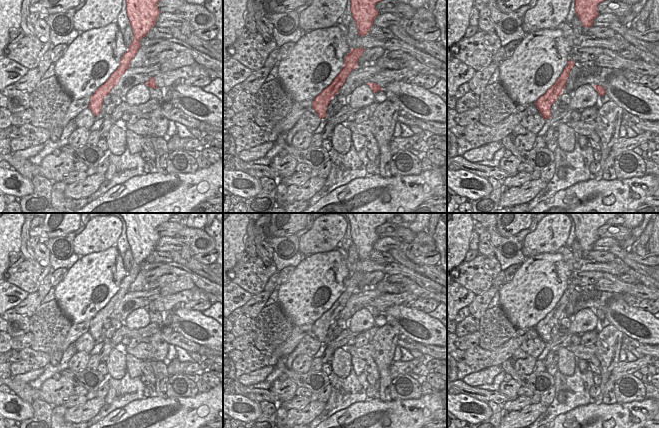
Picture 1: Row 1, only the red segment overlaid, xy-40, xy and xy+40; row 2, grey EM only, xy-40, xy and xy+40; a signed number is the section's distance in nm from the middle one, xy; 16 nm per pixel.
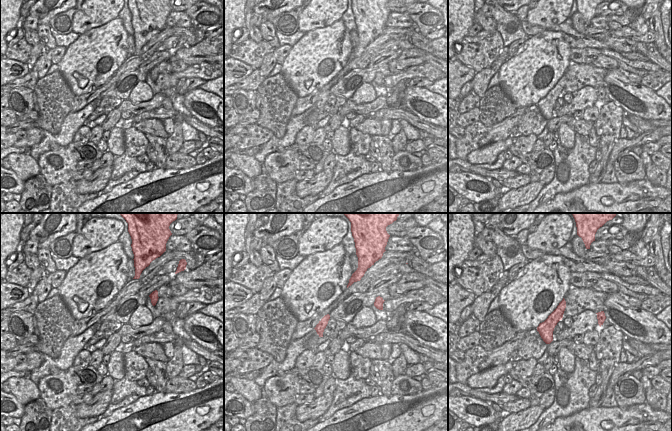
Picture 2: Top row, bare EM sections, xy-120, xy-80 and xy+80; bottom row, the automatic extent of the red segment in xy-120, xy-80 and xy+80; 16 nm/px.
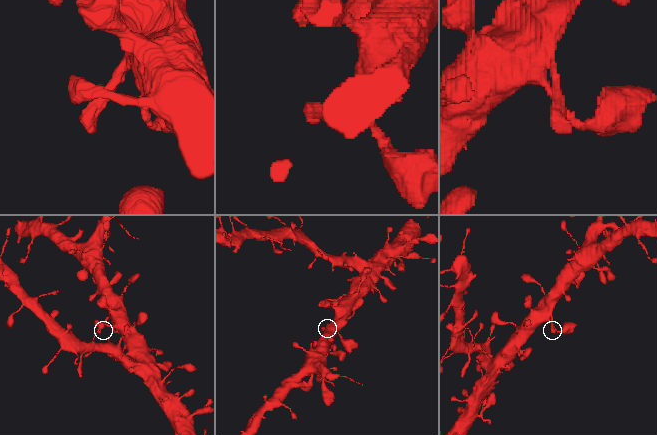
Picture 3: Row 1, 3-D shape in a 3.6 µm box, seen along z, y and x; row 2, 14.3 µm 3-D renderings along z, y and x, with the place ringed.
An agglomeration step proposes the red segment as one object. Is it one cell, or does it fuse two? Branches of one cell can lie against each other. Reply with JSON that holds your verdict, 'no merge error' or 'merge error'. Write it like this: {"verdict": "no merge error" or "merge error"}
{"verdict": "no merge error"}

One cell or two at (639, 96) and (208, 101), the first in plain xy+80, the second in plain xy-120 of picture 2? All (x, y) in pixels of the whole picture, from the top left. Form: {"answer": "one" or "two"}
{"answer": "one"}

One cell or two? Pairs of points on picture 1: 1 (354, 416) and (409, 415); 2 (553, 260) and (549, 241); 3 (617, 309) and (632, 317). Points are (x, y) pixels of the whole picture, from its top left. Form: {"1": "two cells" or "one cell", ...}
{"1": "one cell", "2": "two cells", "3": "one cell"}

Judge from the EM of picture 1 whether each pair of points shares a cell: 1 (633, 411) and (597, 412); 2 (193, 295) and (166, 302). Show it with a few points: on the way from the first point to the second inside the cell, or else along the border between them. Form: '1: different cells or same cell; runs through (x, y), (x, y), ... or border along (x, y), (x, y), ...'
1: same cell; runs through (624, 412), (606, 412)
2: same cell; runs through (186, 296), (173, 299)

